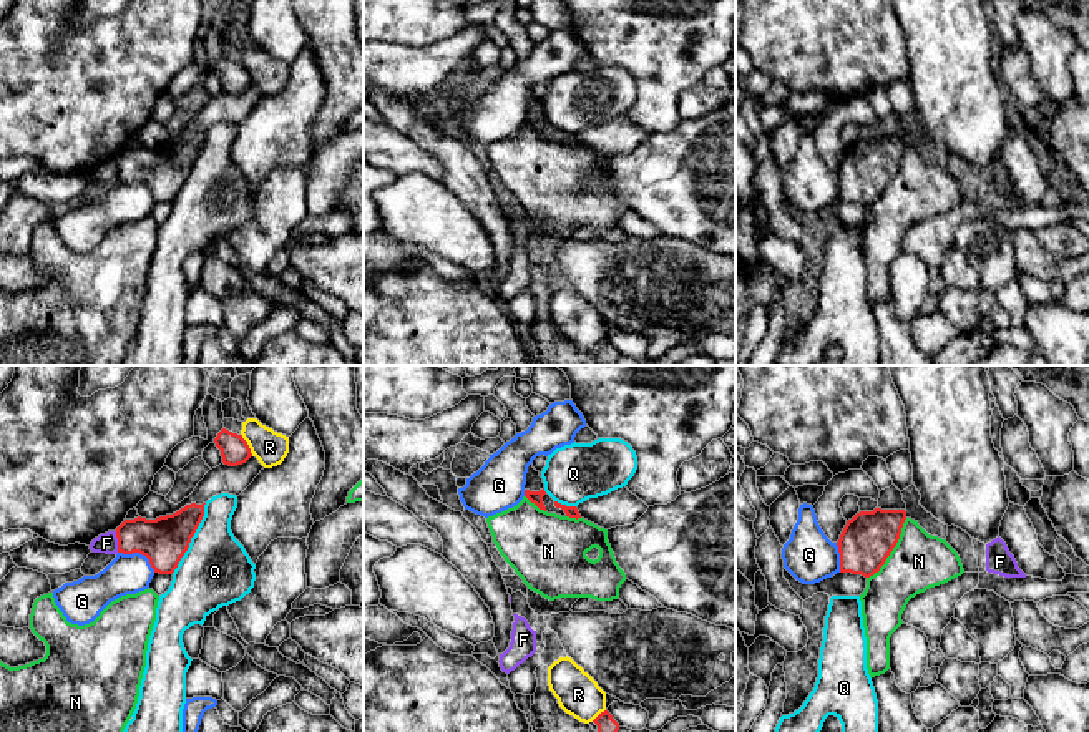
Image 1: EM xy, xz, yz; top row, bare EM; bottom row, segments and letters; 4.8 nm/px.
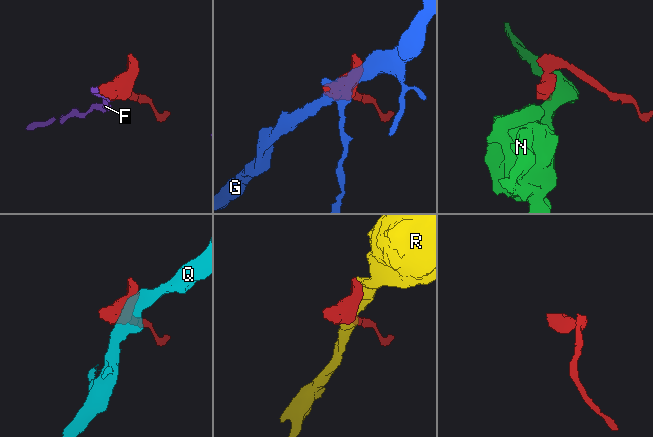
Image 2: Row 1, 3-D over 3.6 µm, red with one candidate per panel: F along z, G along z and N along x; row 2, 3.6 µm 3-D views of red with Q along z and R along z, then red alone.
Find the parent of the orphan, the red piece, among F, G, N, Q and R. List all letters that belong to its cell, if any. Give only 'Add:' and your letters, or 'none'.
Add: none

